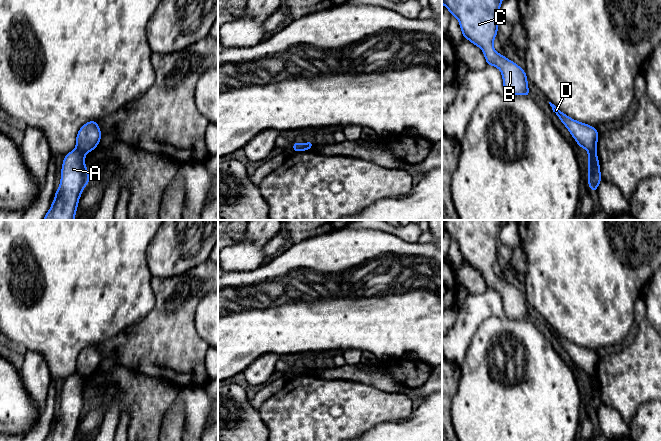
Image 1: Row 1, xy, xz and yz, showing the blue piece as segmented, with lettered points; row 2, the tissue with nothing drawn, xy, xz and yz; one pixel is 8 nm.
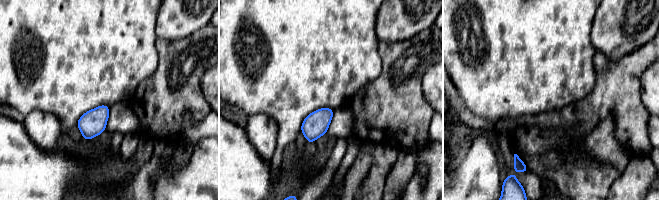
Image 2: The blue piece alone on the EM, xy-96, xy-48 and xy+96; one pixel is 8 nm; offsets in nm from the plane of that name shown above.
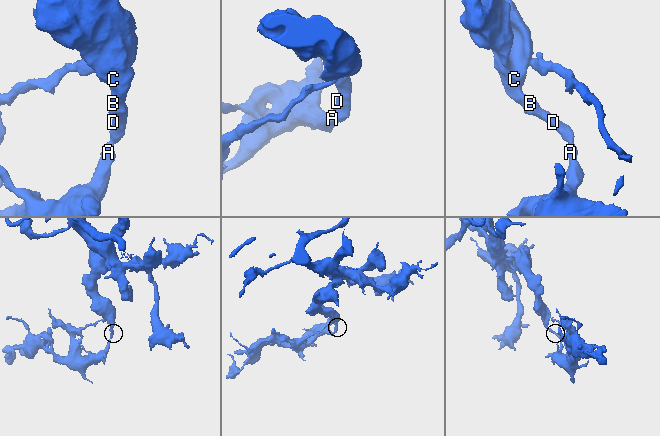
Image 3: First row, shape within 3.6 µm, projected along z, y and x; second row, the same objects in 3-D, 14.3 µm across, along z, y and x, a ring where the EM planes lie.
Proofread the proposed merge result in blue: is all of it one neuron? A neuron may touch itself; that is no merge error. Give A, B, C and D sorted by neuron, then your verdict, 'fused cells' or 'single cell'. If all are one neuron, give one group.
A / B C D | fused cells

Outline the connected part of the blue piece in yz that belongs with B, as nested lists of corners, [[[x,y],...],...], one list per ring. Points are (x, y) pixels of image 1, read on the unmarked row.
[[[442,220],[442,228],[447,231],[452,240],[458,243],[463,262],[481,272],[487,289],[500,293],[505,317],[531,320],[525,295],[502,278],[498,278],[493,271],[493,264],[497,260],[499,234],[503,223],[503,220]]]

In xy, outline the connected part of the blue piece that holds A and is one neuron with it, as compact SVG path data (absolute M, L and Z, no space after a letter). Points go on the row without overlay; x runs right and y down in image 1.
M74 373L64 380L60 410L45 441L75 441L79 422L89 407L85 378Z

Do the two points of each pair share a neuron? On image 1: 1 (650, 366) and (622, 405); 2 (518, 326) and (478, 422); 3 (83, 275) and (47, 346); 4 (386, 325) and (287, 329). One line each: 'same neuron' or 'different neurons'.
1: same neuron
2: same neuron
3: same neuron
4: same neuron

